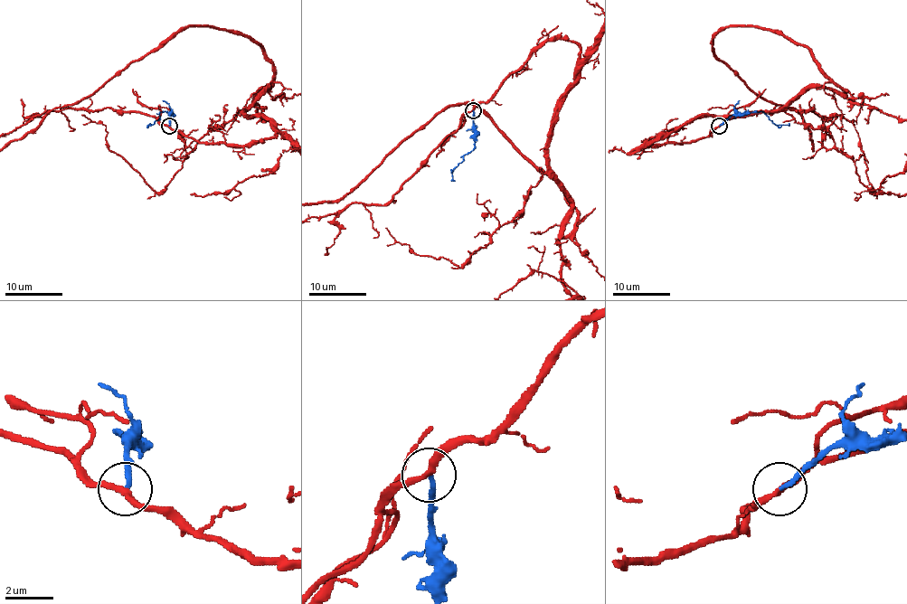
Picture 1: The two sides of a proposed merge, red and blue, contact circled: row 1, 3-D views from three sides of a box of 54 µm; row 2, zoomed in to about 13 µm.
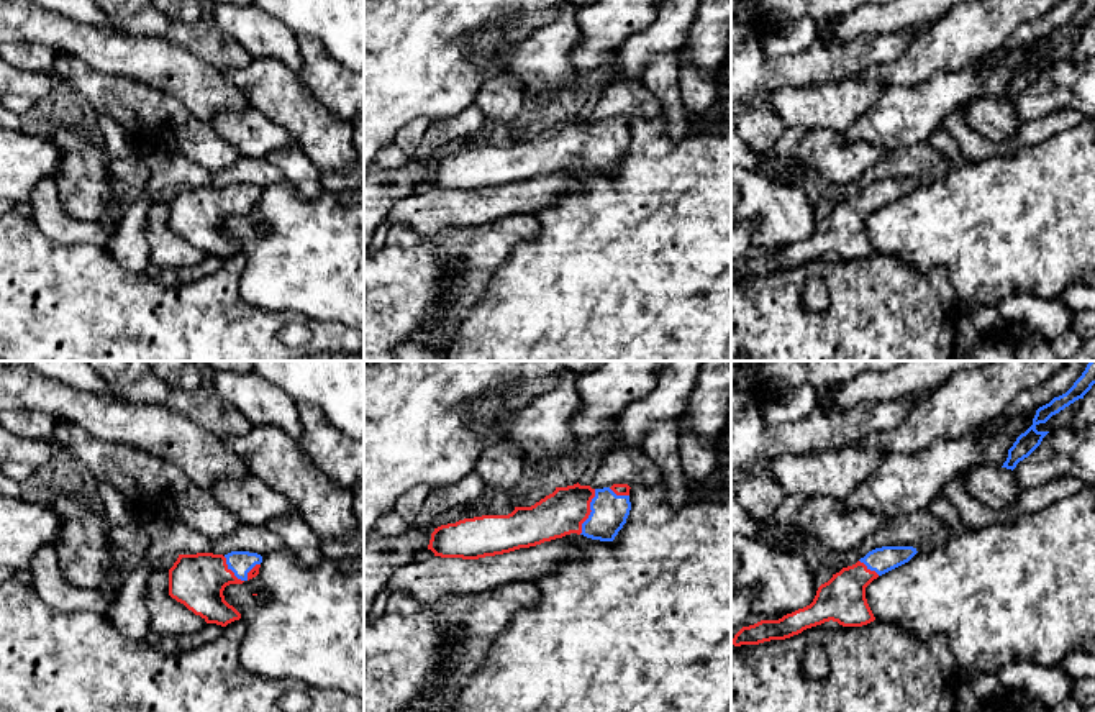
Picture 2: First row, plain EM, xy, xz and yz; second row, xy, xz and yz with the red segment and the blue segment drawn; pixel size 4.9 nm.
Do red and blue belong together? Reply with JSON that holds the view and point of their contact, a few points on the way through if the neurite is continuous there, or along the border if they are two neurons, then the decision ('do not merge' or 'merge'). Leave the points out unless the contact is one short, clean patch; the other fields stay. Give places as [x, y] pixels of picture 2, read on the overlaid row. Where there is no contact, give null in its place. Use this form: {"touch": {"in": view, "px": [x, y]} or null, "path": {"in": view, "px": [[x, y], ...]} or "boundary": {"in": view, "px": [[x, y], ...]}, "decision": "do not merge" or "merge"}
{"touch": {"in": "xz", "px": [590, 511]}, "path": {"in": "xz", "px": [[563, 512], [590, 511], [608, 514]]}, "decision": "merge"}

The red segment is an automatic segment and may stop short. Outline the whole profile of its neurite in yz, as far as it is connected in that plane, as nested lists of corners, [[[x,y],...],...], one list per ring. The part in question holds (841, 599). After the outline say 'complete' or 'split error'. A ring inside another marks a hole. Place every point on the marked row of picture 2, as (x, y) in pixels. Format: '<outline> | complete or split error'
[[[913,546],[875,548],[856,564],[843,568],[828,582],[821,584],[810,605],[779,620],[761,620],[743,627],[731,640],[731,645],[741,646],[785,640],[829,620],[843,627],[867,625],[875,617],[867,604],[866,587],[879,576],[908,563],[916,553]]] | split error

